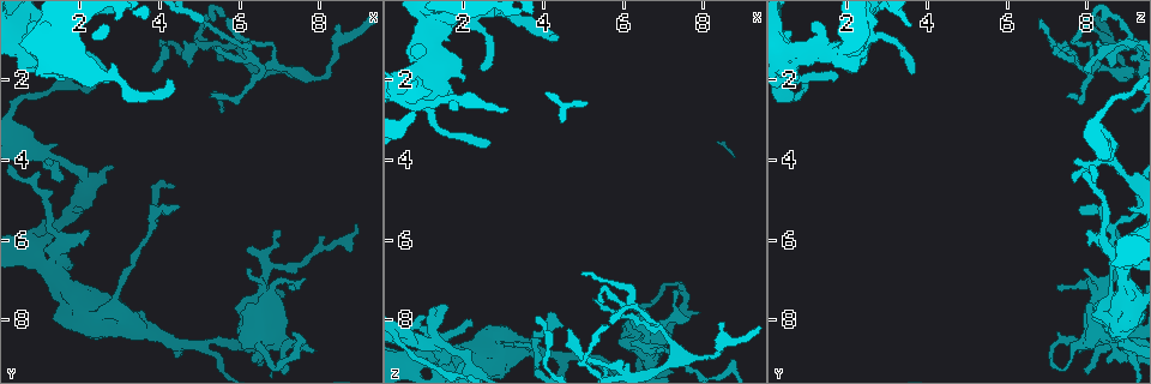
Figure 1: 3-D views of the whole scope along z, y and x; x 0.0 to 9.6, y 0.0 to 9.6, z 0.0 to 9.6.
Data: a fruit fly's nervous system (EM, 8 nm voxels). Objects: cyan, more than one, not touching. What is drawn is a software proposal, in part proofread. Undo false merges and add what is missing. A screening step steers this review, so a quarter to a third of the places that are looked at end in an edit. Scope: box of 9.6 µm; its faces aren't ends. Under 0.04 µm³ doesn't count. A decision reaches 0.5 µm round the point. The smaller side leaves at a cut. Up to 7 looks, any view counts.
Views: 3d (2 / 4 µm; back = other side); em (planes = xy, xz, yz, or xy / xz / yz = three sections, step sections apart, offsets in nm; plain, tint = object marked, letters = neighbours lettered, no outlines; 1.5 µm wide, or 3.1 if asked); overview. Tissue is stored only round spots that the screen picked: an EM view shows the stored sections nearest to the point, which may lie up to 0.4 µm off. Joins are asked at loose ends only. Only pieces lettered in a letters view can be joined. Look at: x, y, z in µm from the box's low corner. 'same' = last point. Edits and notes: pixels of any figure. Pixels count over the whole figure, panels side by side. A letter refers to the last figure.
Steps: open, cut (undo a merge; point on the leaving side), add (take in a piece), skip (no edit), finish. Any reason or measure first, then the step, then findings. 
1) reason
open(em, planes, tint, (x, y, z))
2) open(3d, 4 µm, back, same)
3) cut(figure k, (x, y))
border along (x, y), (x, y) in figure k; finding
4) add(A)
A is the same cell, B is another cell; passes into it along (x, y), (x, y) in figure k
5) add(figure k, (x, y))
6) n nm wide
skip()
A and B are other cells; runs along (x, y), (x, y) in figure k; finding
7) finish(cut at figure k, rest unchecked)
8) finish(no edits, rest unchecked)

free end
open(em, planes, letters, (8.45, 0.55, 8.05))

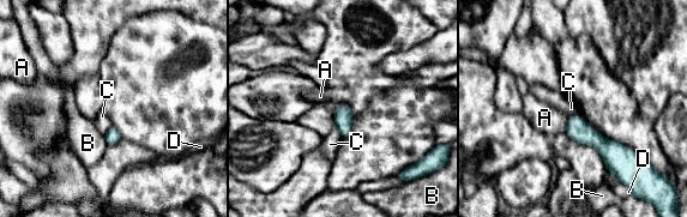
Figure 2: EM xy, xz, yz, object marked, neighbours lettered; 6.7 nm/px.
120 nm wide; A touches over 120 nm
skip()
A, B, C and D are other cells; no lettered piece goes on from it

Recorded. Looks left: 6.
two arms in line, one across
open(em, planes, letters, (1.10, 1.30, 1.25))

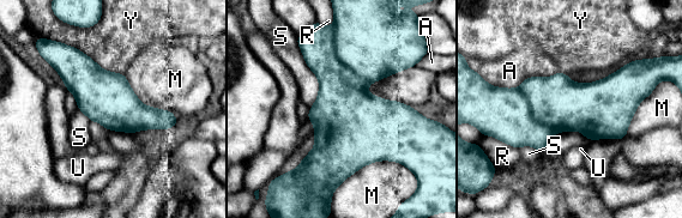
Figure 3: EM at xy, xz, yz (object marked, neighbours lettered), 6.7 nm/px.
skip()
A, M, R, S, U and Y are other cells; continuous, no second cell

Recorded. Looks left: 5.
branch stops here
open(em, planes, tint, (6.95, 5.85, 8.80))

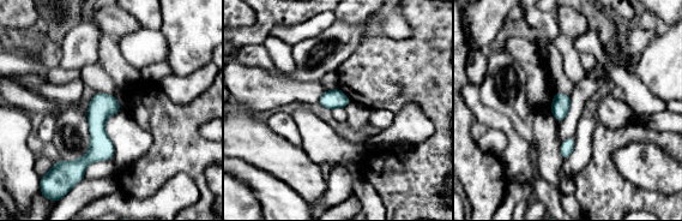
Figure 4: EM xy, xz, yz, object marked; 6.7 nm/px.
see the neighbours
open(em, planes, letters, same)

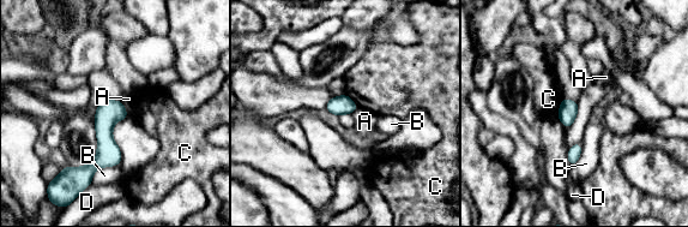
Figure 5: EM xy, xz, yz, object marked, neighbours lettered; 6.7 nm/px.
120 nm wide
skip()
A, B, C and D are other cells; runs along (119, 103), (104, 119), (104, 154), (78, 173) in figure 5; none of them fits

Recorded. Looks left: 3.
finish(no edits, rest unchecked)

